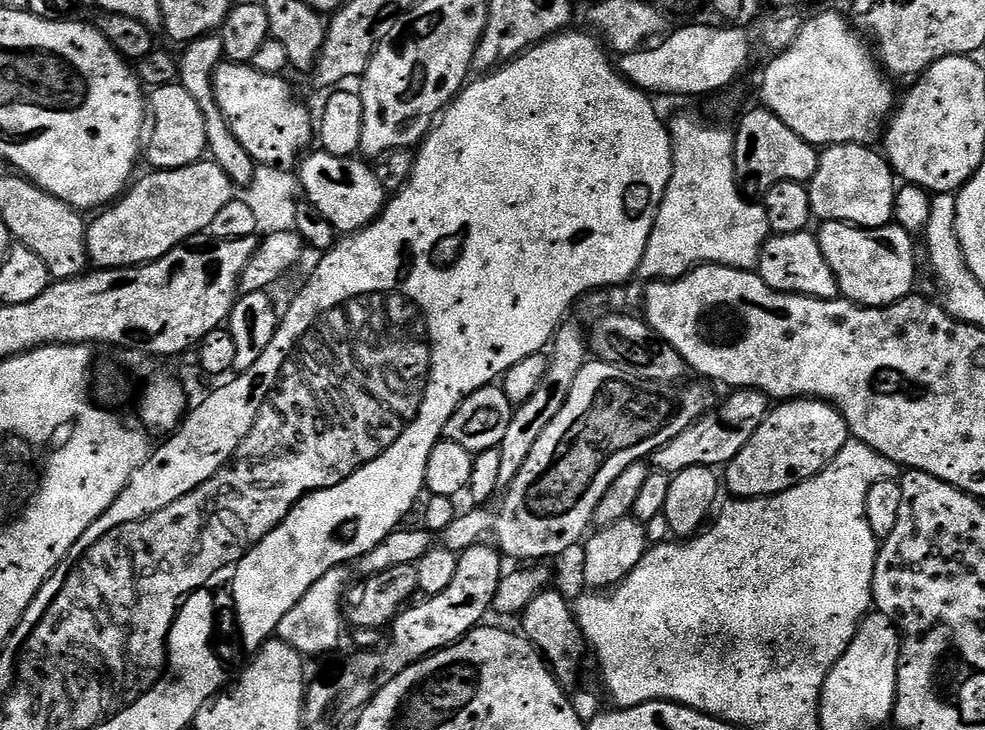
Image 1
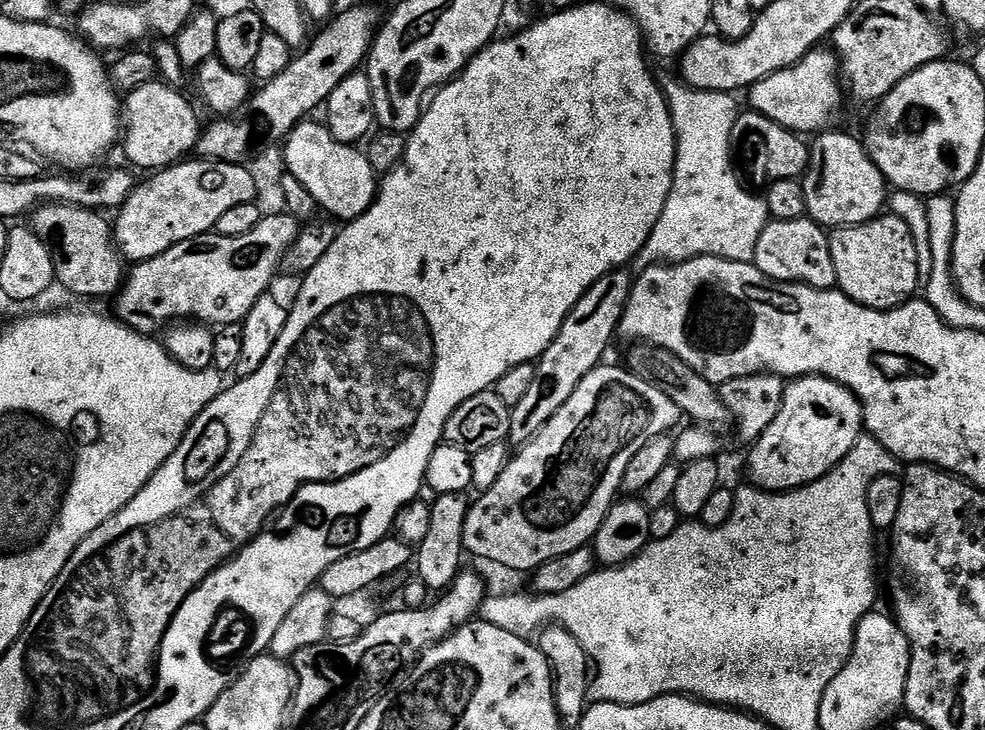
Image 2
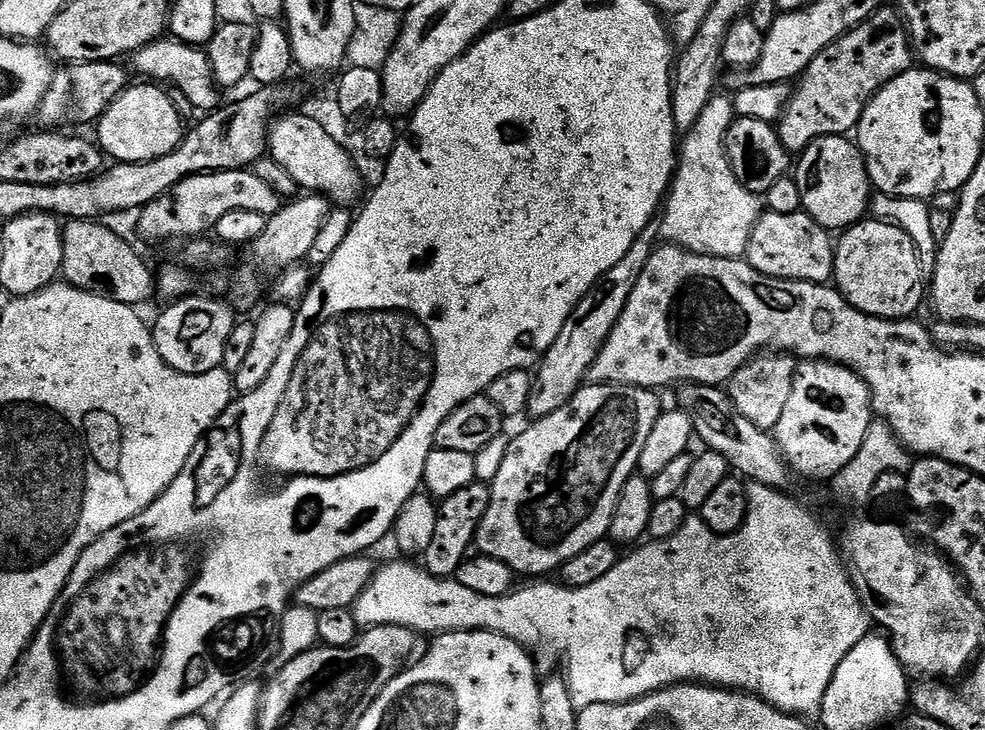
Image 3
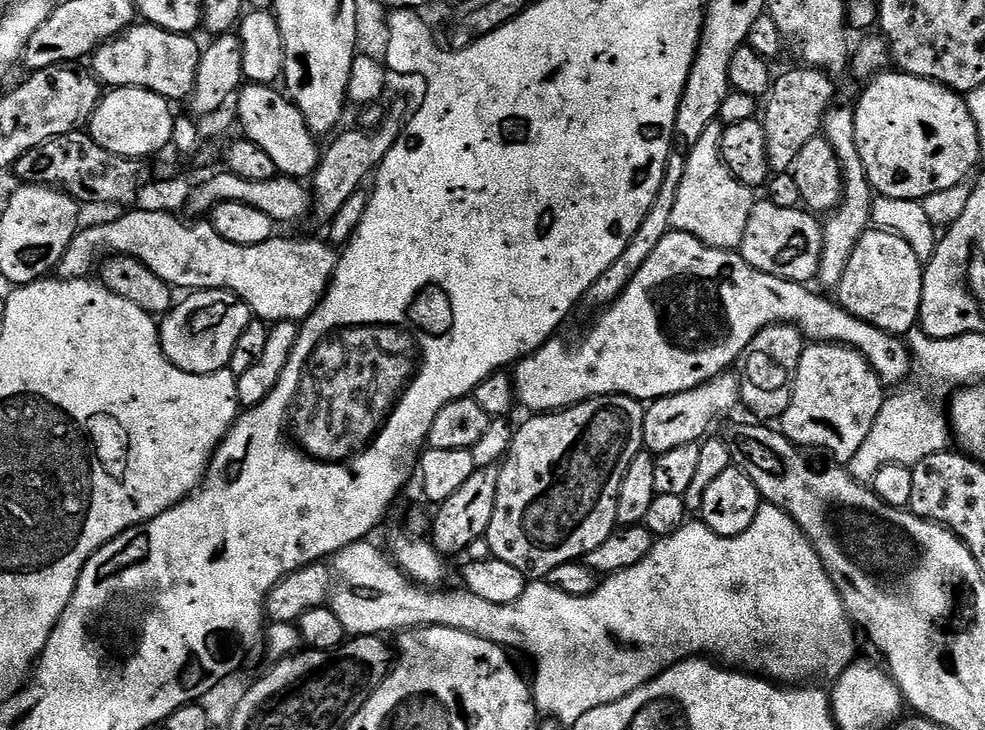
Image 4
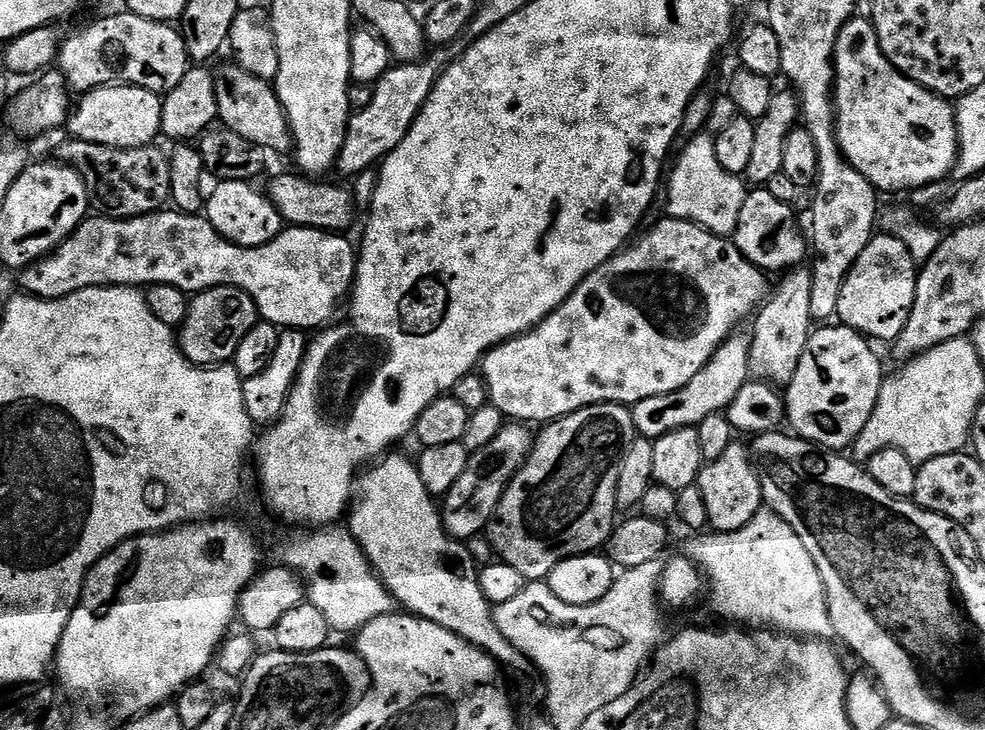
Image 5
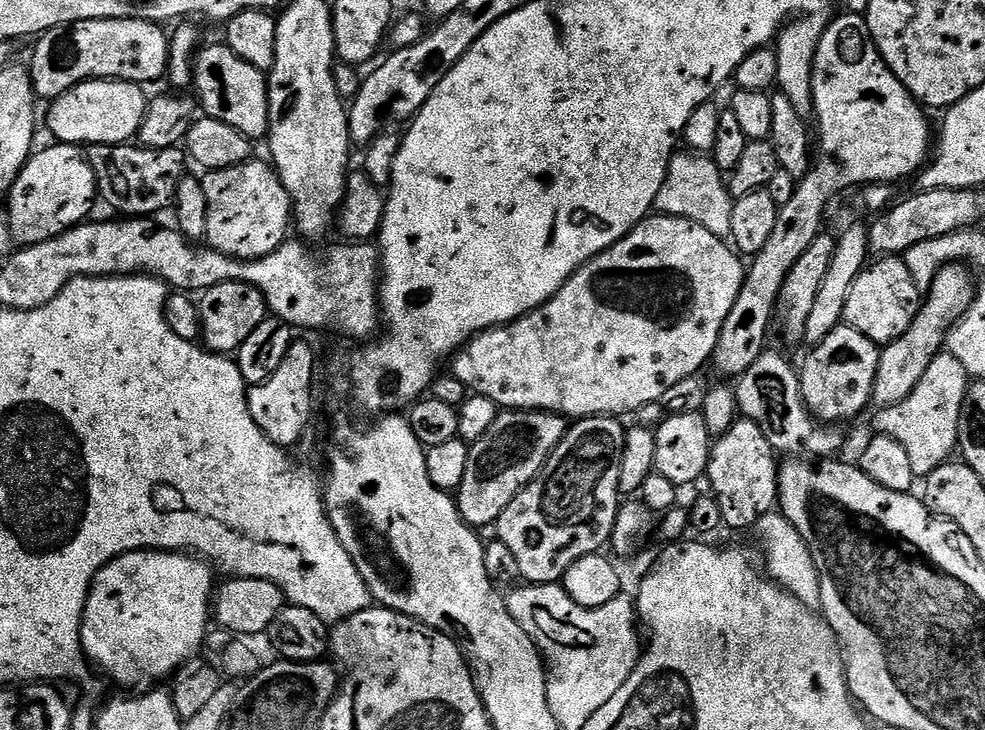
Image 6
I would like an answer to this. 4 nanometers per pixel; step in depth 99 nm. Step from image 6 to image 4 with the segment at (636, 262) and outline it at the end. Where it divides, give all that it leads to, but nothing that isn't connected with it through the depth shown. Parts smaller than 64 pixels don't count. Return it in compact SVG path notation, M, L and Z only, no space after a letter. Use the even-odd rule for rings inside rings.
M670 231L662 242L658 242L654 254L642 262L642 270L634 274L624 291L599 313L601 316L585 334L584 340L576 345L567 344L561 338L547 340L537 352L530 353L515 365L511 377L519 407L529 408L527 411L532 414L547 414L572 408L595 396L629 396L641 402L651 402L661 400L663 396L682 394L729 371L752 339L771 324L792 324L808 342L844 344L852 348L866 358L885 386L900 386L909 379L908 371L913 371L914 361L901 337L878 330L878 326L870 326L870 322L862 322L862 318L847 312L835 299L827 300L819 296L824 294L810 289L754 270L754 266L740 257L739 251L715 248L694 238L694 234Z

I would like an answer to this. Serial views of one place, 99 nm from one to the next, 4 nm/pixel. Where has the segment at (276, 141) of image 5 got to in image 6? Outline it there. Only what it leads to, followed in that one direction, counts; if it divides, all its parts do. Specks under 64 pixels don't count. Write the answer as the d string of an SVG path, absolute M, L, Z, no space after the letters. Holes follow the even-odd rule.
M223 43L201 47L195 57L194 96L204 116L234 126L250 141L268 135L268 82L265 73L242 62Z

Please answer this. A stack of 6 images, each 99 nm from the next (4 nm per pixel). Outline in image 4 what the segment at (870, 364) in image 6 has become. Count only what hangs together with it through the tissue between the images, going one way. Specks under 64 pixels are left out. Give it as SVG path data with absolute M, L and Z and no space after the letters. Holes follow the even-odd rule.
M809 343L802 354L802 362L798 362L790 406L782 417L783 434L786 439L805 450L821 448L822 451L829 452L824 454L833 461L850 462L854 454L858 454L858 446L866 442L866 434L870 434L870 426L874 426L874 418L878 418L878 410L885 395L885 385L880 383L878 374L868 365L866 358L862 358L862 354L844 344Z

